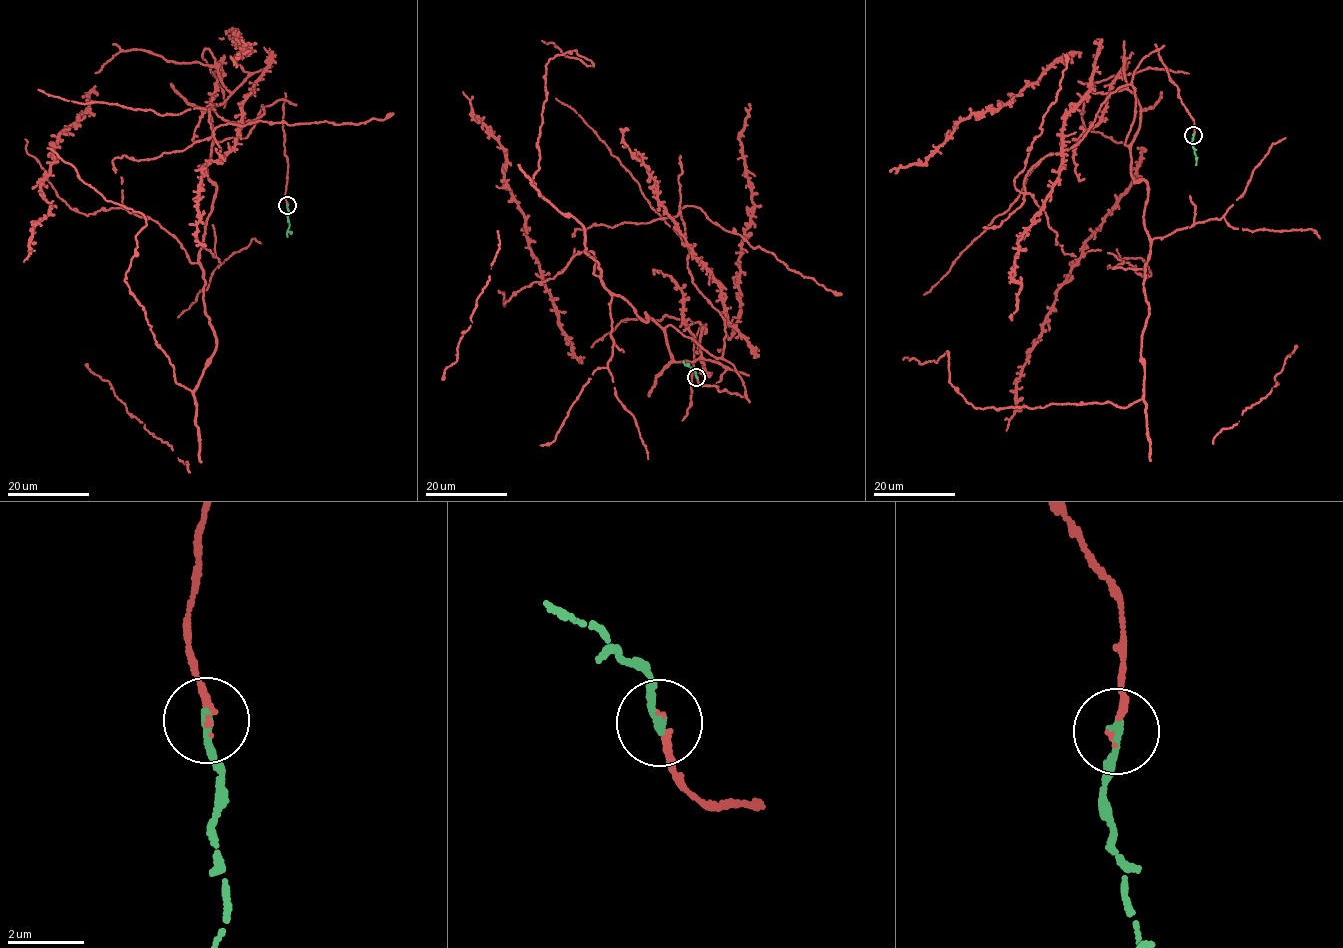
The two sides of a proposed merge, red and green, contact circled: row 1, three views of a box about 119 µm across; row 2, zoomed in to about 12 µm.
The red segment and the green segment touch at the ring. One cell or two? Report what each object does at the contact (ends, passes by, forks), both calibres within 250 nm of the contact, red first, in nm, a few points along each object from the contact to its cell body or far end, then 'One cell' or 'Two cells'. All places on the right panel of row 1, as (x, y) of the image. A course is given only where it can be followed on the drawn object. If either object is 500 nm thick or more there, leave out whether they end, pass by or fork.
At the ring red ends. At the ring green ends. Thickness 130 nm (red) against 240 nm. Course of red: (1193, 135), (1144, 56), (1124, 144), (1147, 184), (1141, 398), (980, 409), (948, 352), (903, 359). Course of green: (1193, 135), (1195, 165). One cell

